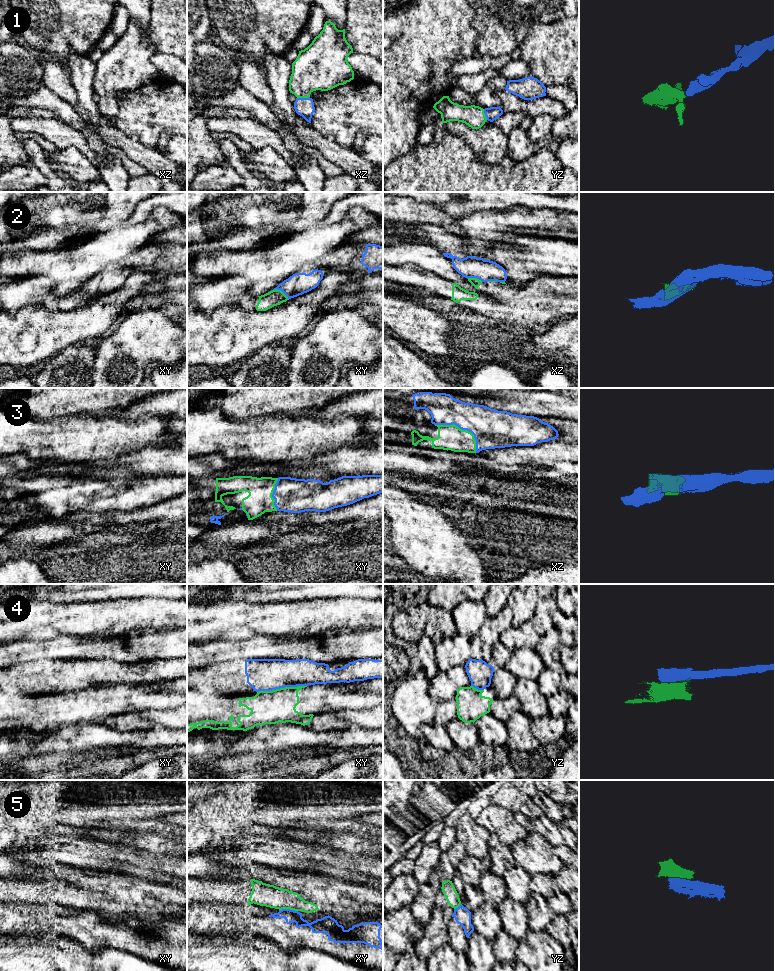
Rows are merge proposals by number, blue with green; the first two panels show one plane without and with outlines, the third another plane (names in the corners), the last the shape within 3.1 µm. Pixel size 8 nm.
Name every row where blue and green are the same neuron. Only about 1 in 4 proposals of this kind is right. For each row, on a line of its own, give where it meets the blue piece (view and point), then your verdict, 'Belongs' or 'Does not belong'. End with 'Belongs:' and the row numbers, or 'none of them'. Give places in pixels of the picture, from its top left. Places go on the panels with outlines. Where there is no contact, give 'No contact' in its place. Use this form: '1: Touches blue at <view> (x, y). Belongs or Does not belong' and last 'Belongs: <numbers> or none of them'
1: Touches blue at xz (303, 98). Belongs
2: Touches blue at xy (279, 289). Does not belong
3: Touches blue at xz (463, 429). Belongs
4: Touches blue at xy (281, 687). Does not belong
5: Touches blue at xy (288, 909). Does not belong
Belongs: 1, 3

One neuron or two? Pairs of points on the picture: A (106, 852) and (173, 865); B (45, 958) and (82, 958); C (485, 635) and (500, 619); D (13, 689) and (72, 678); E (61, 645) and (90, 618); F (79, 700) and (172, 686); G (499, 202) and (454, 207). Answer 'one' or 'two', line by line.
A: one
B: one
C: one
D: one
E: two
F: two
G: one

